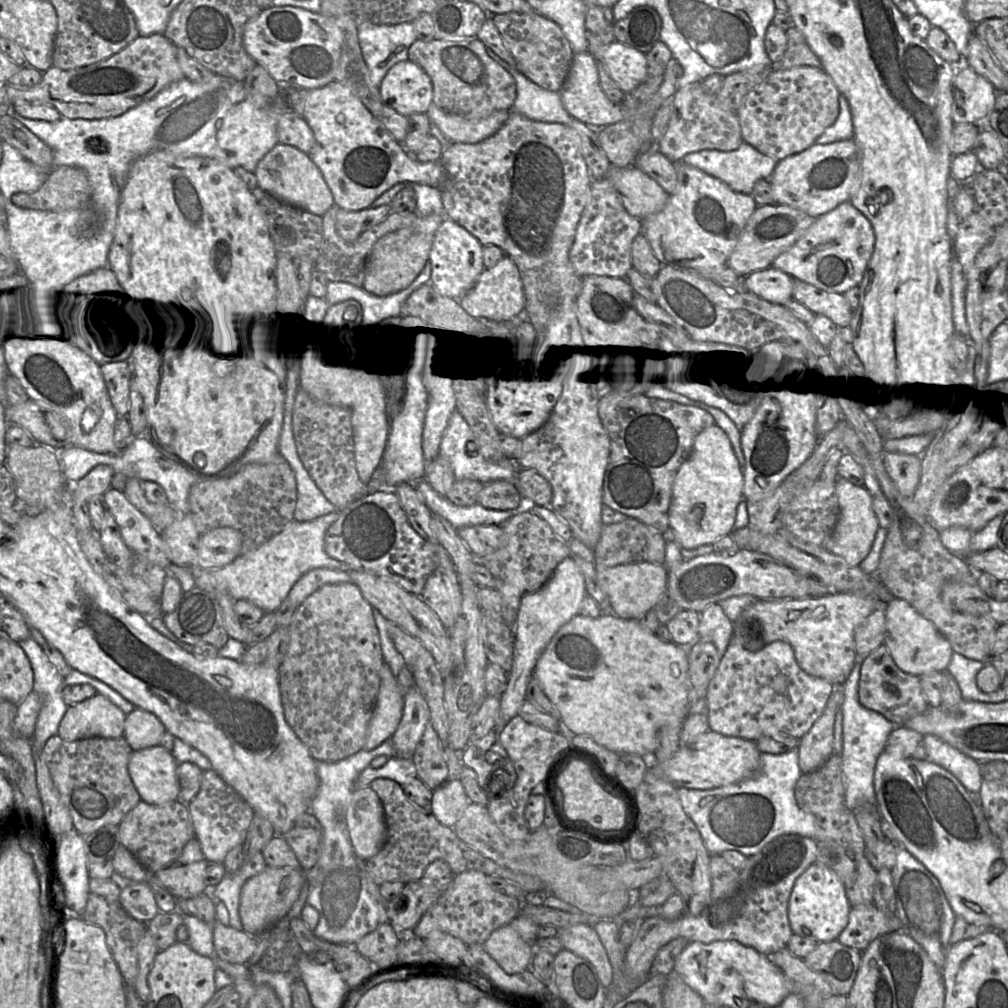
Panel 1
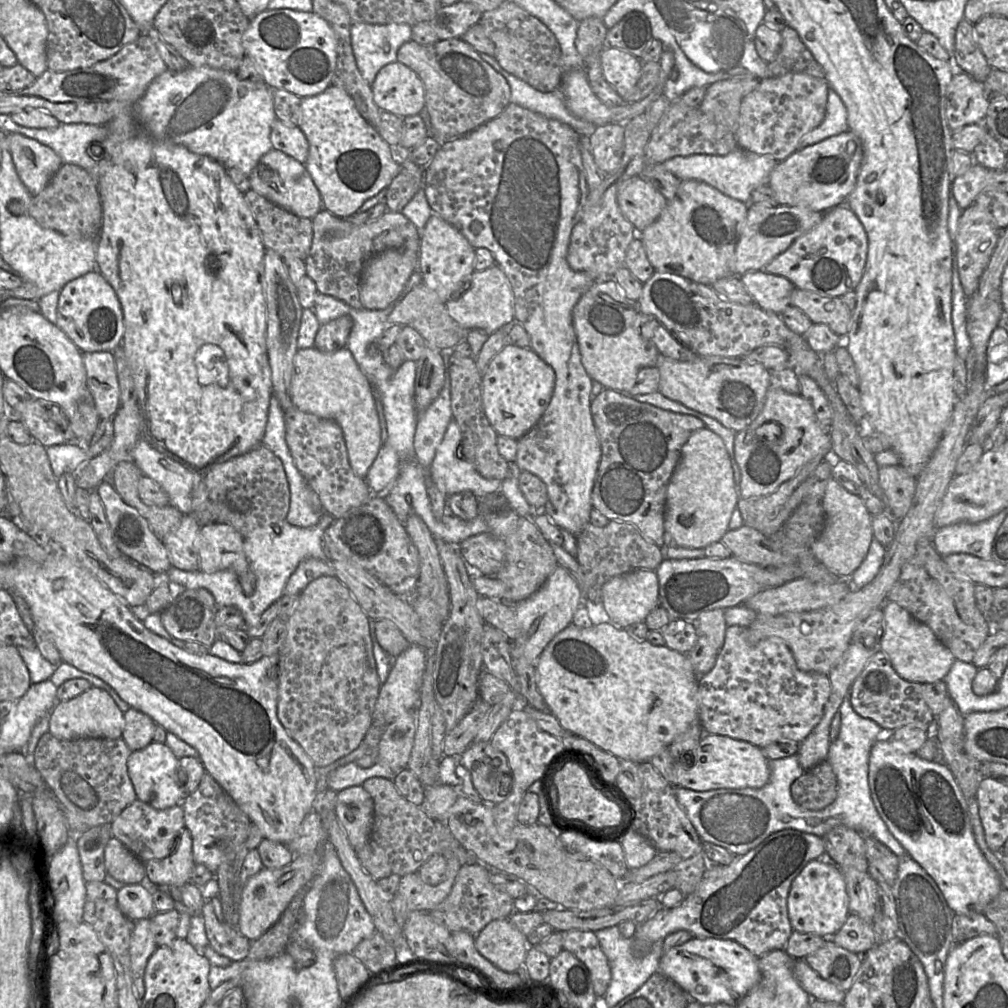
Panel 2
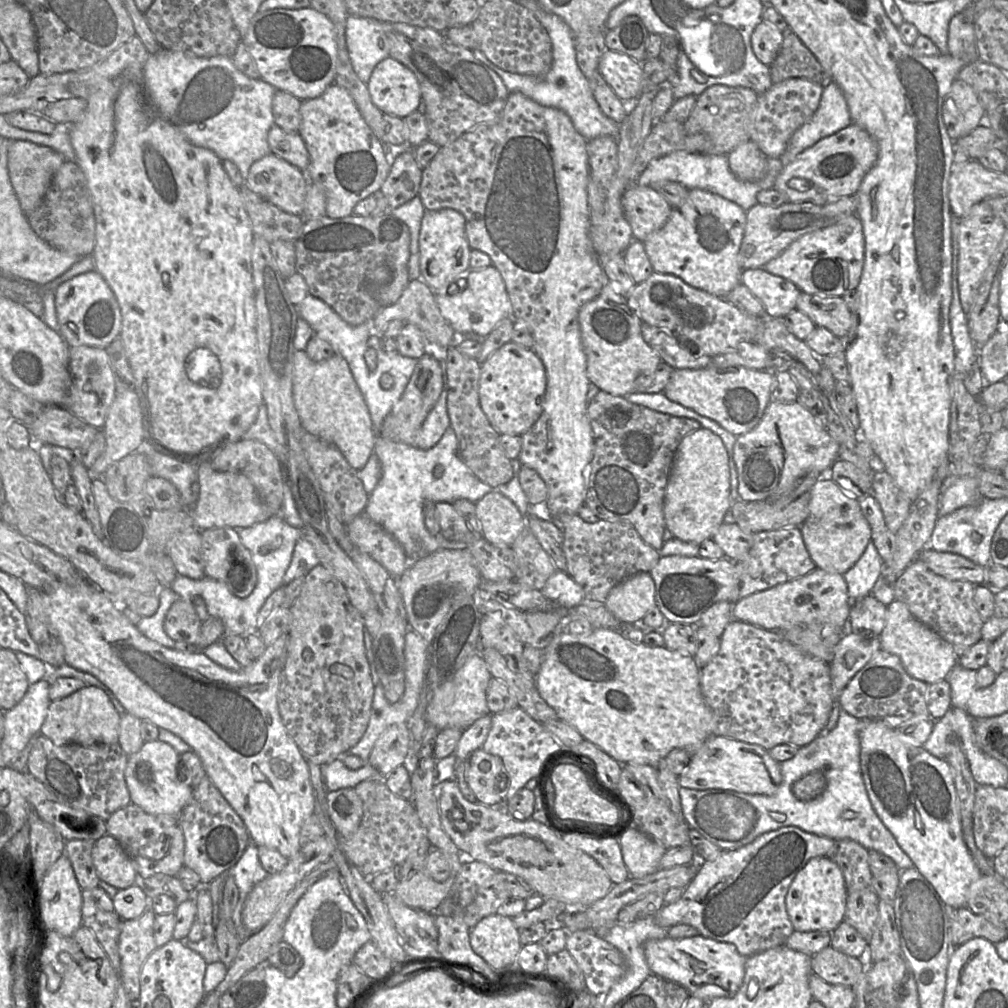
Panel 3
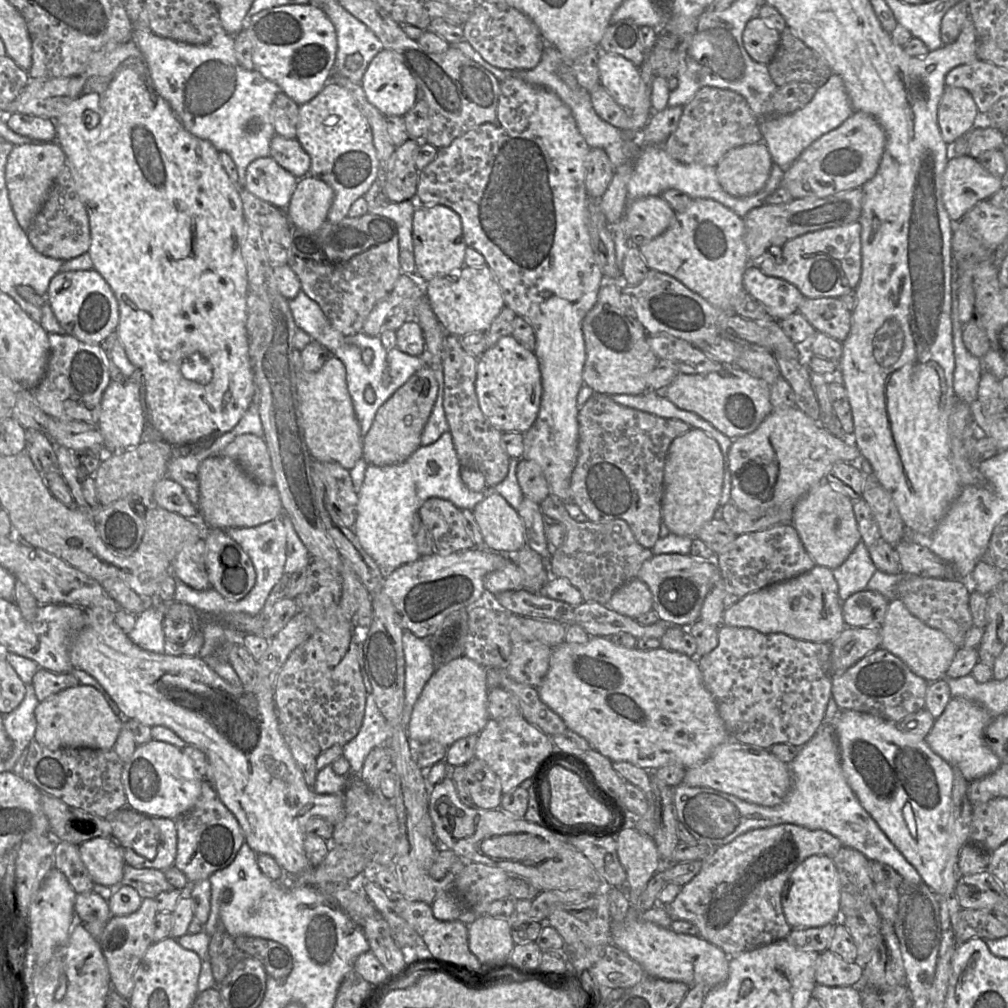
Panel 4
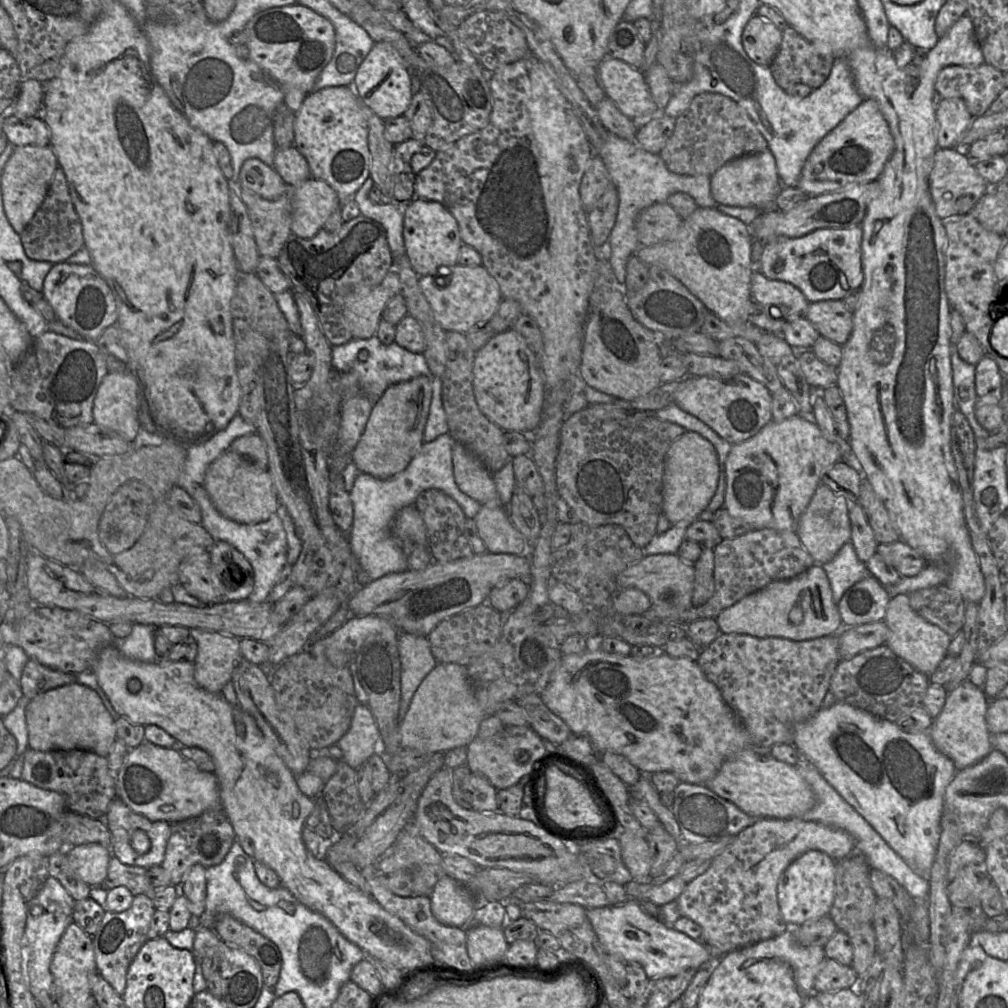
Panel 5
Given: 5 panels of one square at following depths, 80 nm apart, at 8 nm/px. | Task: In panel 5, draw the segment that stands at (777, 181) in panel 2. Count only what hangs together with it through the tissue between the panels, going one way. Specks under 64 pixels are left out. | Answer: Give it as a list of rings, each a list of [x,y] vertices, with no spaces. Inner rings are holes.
[[[864,98],[852,112],[816,144],[804,163],[796,187],[806,196],[816,196],[838,191],[854,184],[873,182],[883,172],[894,148],[893,136],[878,103],[874,99]]]

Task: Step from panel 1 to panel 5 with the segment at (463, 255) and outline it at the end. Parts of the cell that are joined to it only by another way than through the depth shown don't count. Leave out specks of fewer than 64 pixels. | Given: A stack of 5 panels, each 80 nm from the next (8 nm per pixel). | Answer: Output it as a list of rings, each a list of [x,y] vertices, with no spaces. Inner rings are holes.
[[[414,197],[403,210],[403,239],[412,268],[417,275],[435,274],[439,269],[458,264],[462,246],[460,230],[455,217],[439,202]]]

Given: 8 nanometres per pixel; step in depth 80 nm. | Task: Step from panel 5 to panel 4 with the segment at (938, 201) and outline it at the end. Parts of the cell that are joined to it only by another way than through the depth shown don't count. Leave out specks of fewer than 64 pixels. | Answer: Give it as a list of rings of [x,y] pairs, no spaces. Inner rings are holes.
[[[968,154],[951,155],[942,190],[944,207],[951,221],[960,221],[979,202],[989,200],[1003,186],[1004,179],[989,173]]]

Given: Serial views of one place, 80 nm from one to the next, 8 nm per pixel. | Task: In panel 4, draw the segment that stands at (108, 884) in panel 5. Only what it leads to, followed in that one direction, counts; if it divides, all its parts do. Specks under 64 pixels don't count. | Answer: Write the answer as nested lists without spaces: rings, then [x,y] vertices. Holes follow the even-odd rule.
[[[125,864],[121,883],[133,887],[144,898],[154,899],[163,891],[175,887],[167,881],[164,872],[153,868],[136,868]]]

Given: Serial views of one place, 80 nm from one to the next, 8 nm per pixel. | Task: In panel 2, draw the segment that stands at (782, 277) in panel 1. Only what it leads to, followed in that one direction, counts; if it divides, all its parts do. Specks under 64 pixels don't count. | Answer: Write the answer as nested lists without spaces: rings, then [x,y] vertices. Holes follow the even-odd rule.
[[[765,270],[746,272],[740,280],[749,295],[762,310],[781,315],[791,305],[794,285],[785,277],[773,275]]]

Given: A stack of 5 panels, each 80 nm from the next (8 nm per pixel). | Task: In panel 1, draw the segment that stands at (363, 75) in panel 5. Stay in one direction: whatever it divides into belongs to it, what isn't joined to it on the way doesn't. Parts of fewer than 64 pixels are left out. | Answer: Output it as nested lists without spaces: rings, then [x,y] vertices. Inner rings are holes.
[[[406,60],[389,69],[379,85],[379,94],[383,103],[408,117],[427,112],[433,85],[419,65]]]

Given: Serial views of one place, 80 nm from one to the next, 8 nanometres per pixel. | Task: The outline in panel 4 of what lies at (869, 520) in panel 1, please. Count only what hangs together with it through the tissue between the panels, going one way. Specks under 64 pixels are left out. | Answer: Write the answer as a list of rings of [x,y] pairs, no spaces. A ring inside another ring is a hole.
[[[825,480],[814,486],[797,502],[792,525],[815,564],[831,570],[842,565],[861,542],[853,512],[853,500]]]

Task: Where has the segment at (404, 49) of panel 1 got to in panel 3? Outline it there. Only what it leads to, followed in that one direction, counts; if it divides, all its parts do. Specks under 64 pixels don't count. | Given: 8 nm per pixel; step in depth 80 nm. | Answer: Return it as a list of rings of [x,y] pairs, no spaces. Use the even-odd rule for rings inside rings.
[[[349,15],[346,20],[346,45],[352,67],[365,84],[378,63],[390,57],[386,33],[397,31],[415,40],[417,27],[404,23],[385,23]]]

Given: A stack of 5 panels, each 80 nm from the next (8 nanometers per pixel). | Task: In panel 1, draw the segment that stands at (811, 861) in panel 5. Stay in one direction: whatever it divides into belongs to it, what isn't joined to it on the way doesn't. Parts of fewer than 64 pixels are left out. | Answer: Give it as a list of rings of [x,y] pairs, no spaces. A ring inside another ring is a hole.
[[[814,863],[795,881],[788,904],[788,918],[793,934],[822,943],[837,940],[848,924],[850,910],[845,886],[839,876],[827,866]]]

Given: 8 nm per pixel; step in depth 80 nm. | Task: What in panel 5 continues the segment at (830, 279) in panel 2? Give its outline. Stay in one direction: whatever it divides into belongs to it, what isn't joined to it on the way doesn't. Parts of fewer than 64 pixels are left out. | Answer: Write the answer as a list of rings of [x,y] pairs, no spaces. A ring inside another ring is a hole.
[[[861,225],[849,228],[821,228],[795,238],[779,236],[763,244],[757,269],[768,279],[794,285],[809,303],[842,300],[848,294],[859,291],[863,282],[861,241]]]

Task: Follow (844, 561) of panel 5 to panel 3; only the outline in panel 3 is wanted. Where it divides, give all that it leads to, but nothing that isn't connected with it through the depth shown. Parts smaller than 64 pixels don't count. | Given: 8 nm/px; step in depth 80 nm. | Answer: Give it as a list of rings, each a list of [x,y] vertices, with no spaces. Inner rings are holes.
[[[871,540],[859,560],[842,575],[851,600],[871,594],[874,584],[882,575],[884,564]]]

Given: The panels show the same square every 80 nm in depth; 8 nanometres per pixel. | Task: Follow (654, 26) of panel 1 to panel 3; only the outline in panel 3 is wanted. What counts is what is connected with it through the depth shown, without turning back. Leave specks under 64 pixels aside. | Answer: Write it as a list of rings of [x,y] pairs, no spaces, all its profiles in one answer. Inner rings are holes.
[[[635,15],[624,18],[619,25],[605,32],[608,50],[627,54],[637,62],[646,60],[646,47],[649,31],[643,21]]]

